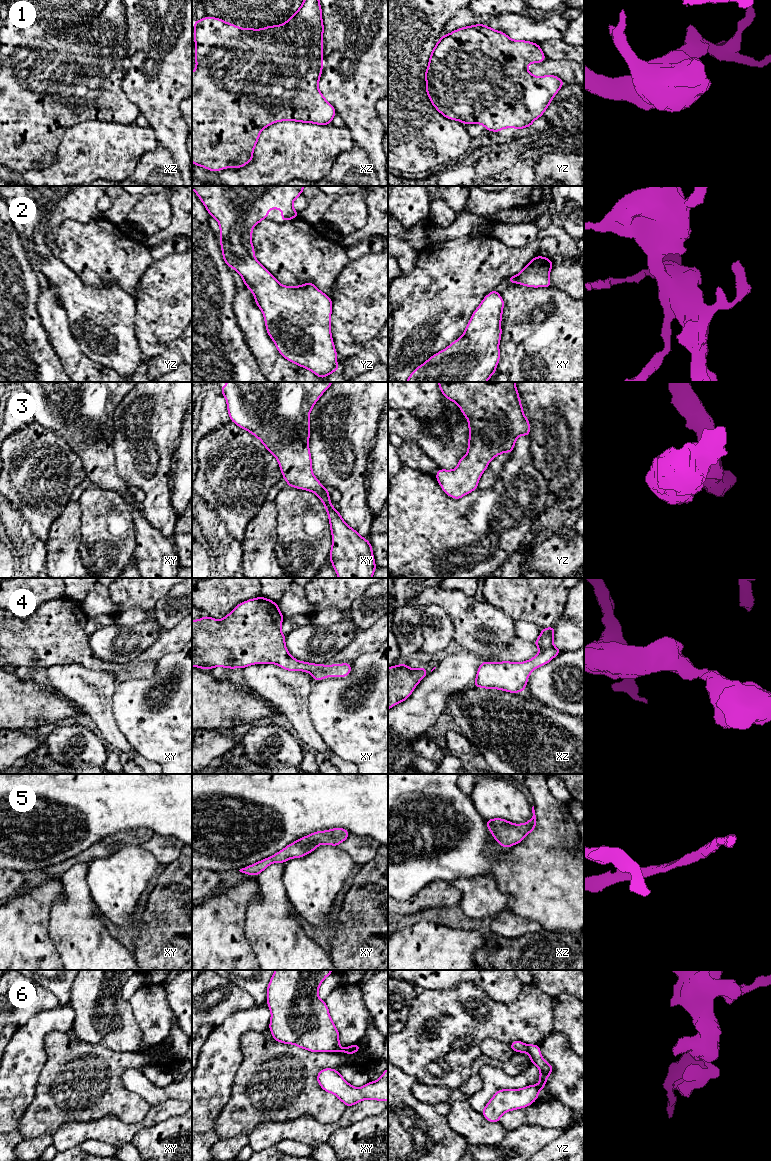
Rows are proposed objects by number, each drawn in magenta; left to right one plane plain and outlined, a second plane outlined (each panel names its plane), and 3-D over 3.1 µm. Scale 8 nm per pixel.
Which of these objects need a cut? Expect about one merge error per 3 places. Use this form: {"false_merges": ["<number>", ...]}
{"false_merges": ["6"]}

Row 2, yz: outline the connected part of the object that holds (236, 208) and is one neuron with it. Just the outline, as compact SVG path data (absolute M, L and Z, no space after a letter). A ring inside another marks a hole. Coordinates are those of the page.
M192 186L210 216L215 218L220 226L220 244L225 263L234 268L242 277L245 286L250 289L255 303L261 309L268 335L276 345L279 353L286 360L305 369L311 370L316 376L324 379L327 375L339 370L337 353L331 335L332 299L317 289L311 282L296 287L283 286L262 266L254 255L251 242L253 227L261 220L268 218L269 209L281 209L281 219L285 222L296 218L299 214L293 208L293 201L302 194L305 186Z

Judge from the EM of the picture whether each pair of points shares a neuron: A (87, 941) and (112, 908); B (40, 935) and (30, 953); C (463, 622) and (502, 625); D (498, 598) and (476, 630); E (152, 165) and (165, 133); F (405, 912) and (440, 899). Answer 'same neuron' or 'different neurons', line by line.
A: different neurons
B: same neuron
C: same neuron
D: different neurons
E: different neurons
F: same neuron

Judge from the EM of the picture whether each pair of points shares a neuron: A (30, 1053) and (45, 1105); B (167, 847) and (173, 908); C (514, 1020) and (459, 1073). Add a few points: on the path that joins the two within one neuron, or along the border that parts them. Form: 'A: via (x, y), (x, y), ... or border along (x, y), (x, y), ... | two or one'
A: border along (47, 1057), (37, 1081), (35, 1096), (31, 1101) | two
B: border along (181, 849), (178, 856), (166, 865) | two
C: via (496, 1022), (475, 1041), (475, 1046), (466, 1055) | one

